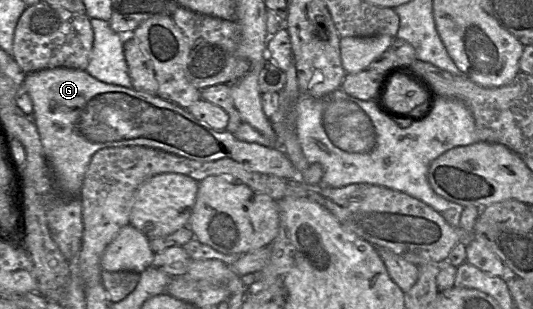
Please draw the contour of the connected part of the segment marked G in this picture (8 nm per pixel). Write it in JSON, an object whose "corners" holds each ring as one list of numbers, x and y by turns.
{"corners":[[57,67,25,73,23,86,33,103,32,120,39,132,45,155,50,164,54,180,62,193,80,197,85,173,92,156,106,147,140,145,157,148,189,159,210,162,222,158,233,159,248,170,293,179,299,175,285,152,258,143,239,140,228,130,216,130,192,115,186,108,158,95,102,82,86,70]]}

